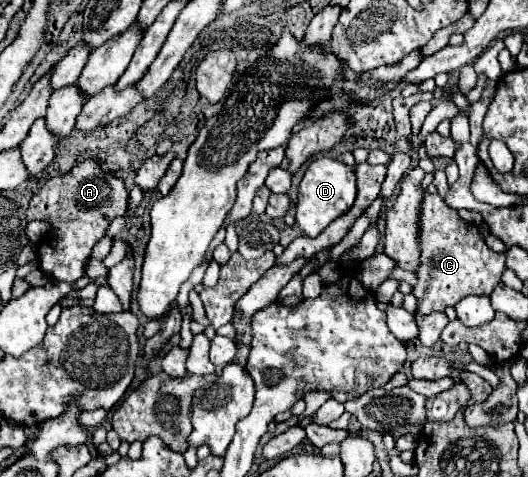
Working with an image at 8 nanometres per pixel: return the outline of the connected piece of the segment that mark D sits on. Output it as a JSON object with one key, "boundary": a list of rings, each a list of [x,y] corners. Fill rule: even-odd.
{"boundary":[[[316,159],[308,165],[302,181],[300,181],[300,193],[296,203],[296,227],[306,237],[318,237],[324,227],[328,227],[334,219],[344,215],[356,197],[356,175],[354,169],[336,161],[336,159]]]}

